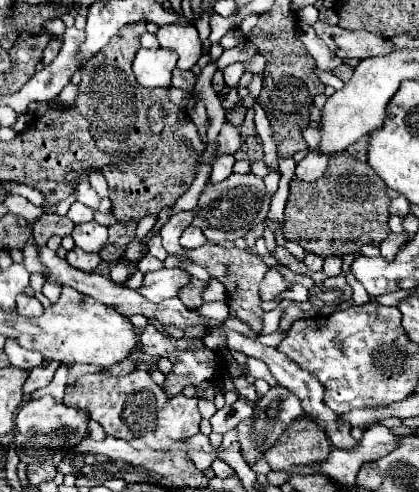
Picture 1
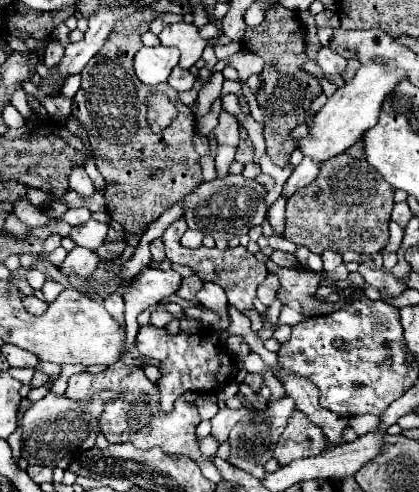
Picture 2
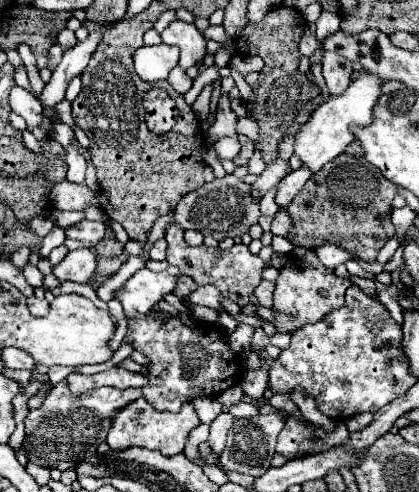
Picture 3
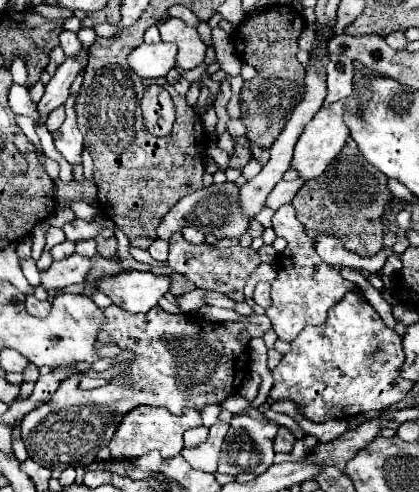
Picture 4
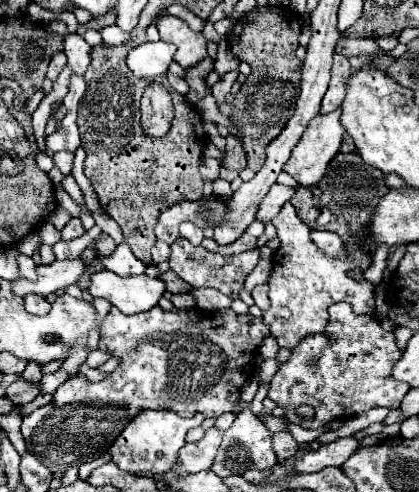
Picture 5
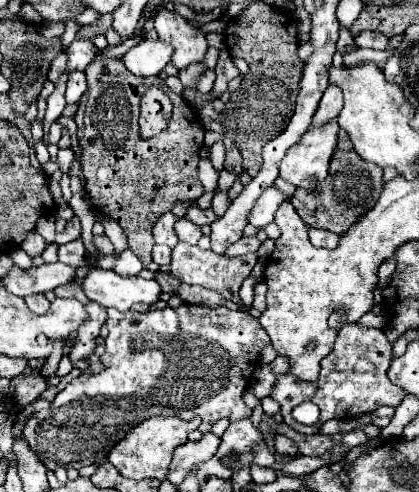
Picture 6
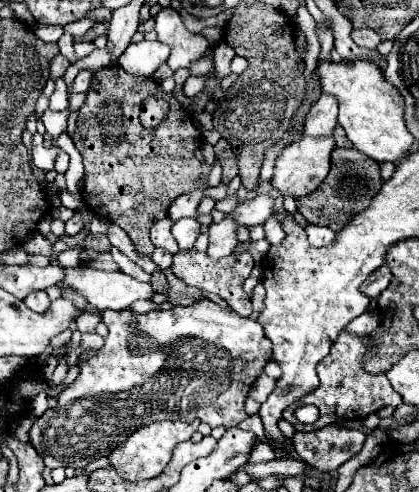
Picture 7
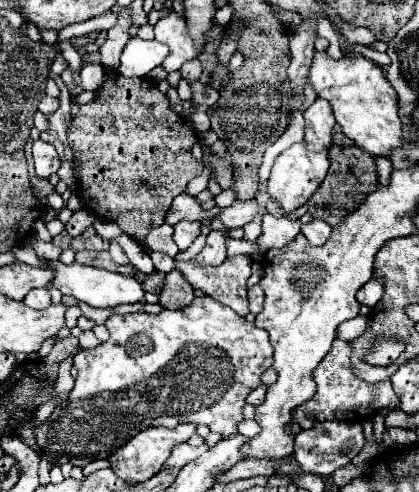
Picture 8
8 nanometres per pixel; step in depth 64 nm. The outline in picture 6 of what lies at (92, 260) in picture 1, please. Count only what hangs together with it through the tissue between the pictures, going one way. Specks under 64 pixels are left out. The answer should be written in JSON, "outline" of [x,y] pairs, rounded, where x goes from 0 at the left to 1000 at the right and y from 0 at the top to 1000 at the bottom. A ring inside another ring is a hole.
{"outline":[[[148,533],[105,537],[91,545],[76,541],[72,549],[29,541],[24,553],[5,565],[5,577],[24,598],[62,606],[72,598],[110,598],[158,573],[172,573],[177,561],[181,561],[181,545],[158,541]]]}

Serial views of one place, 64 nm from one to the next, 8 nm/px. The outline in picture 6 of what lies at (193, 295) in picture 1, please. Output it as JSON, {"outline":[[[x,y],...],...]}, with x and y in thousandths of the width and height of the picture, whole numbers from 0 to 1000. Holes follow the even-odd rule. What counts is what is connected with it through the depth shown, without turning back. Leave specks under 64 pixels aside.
{"outline":[[[372,553],[372,561],[368,561],[368,569],[382,577],[382,585],[387,585],[387,593],[406,593],[406,598],[415,598],[420,589],[425,589],[425,581],[430,581],[430,569],[425,565],[415,565],[411,557],[396,557],[396,553]]]}

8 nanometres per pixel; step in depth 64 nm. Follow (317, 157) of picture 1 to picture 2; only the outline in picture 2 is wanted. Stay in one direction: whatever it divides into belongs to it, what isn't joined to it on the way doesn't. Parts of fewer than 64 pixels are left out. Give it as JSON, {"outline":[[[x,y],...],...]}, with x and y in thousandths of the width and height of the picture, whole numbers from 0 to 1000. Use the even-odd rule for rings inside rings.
{"outline":[[[726,321],[726,325],[702,341],[697,358],[683,366],[673,398],[687,407],[687,402],[711,386],[711,382],[721,382],[721,378],[740,374],[740,370],[759,358],[759,341],[764,341],[764,333],[745,329],[740,321]]]}

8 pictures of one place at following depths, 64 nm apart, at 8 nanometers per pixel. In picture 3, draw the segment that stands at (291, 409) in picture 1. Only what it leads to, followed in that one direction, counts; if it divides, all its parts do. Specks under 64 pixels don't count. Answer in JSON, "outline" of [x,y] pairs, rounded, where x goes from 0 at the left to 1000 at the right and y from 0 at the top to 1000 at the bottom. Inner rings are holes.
{"outline":[[[663,841],[644,846],[611,846],[601,858],[582,858],[582,850],[568,850],[554,870],[544,874],[539,911],[525,923],[525,947],[535,959],[573,959],[573,963],[601,963],[625,967],[644,951],[644,935],[654,927],[654,907],[668,874],[678,870],[678,854]]]}

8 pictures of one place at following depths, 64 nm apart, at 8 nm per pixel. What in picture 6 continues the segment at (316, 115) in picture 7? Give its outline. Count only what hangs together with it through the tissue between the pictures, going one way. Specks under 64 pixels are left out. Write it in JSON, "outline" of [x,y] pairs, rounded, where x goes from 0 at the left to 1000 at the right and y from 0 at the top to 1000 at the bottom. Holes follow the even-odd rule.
{"outline":[[[783,175],[773,195],[768,195],[768,203],[764,203],[759,224],[745,236],[745,256],[754,256],[754,252],[783,252],[783,244],[807,240],[811,220],[816,220],[816,187],[811,187],[811,179]]]}

